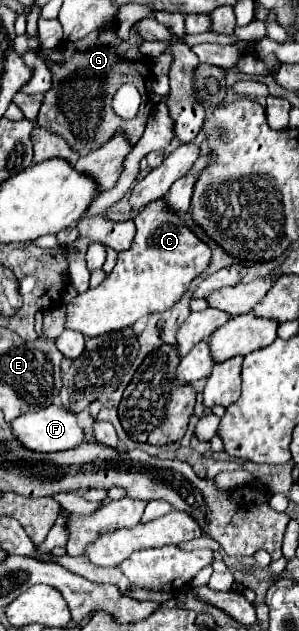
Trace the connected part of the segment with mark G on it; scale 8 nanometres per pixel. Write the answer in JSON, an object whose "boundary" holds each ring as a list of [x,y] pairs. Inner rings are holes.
{"boundary":[[[112,24],[90,32],[78,42],[62,42],[58,44],[58,48],[62,50],[62,56],[66,60],[46,62],[48,70],[52,72],[52,88],[44,94],[36,124],[54,134],[60,134],[80,156],[86,156],[92,150],[100,148],[112,138],[116,130],[126,130],[128,134],[132,134],[132,142],[136,144],[144,132],[150,110],[158,102],[168,102],[168,94],[152,94],[154,74],[150,70],[148,60],[144,60],[144,56],[134,50],[136,46],[126,40],[120,40],[116,26]],[[122,48],[126,50],[126,54],[120,52]],[[124,82],[136,84],[138,92],[142,94],[142,108],[138,108],[138,114],[132,120],[120,118],[112,108],[112,98]]]}

